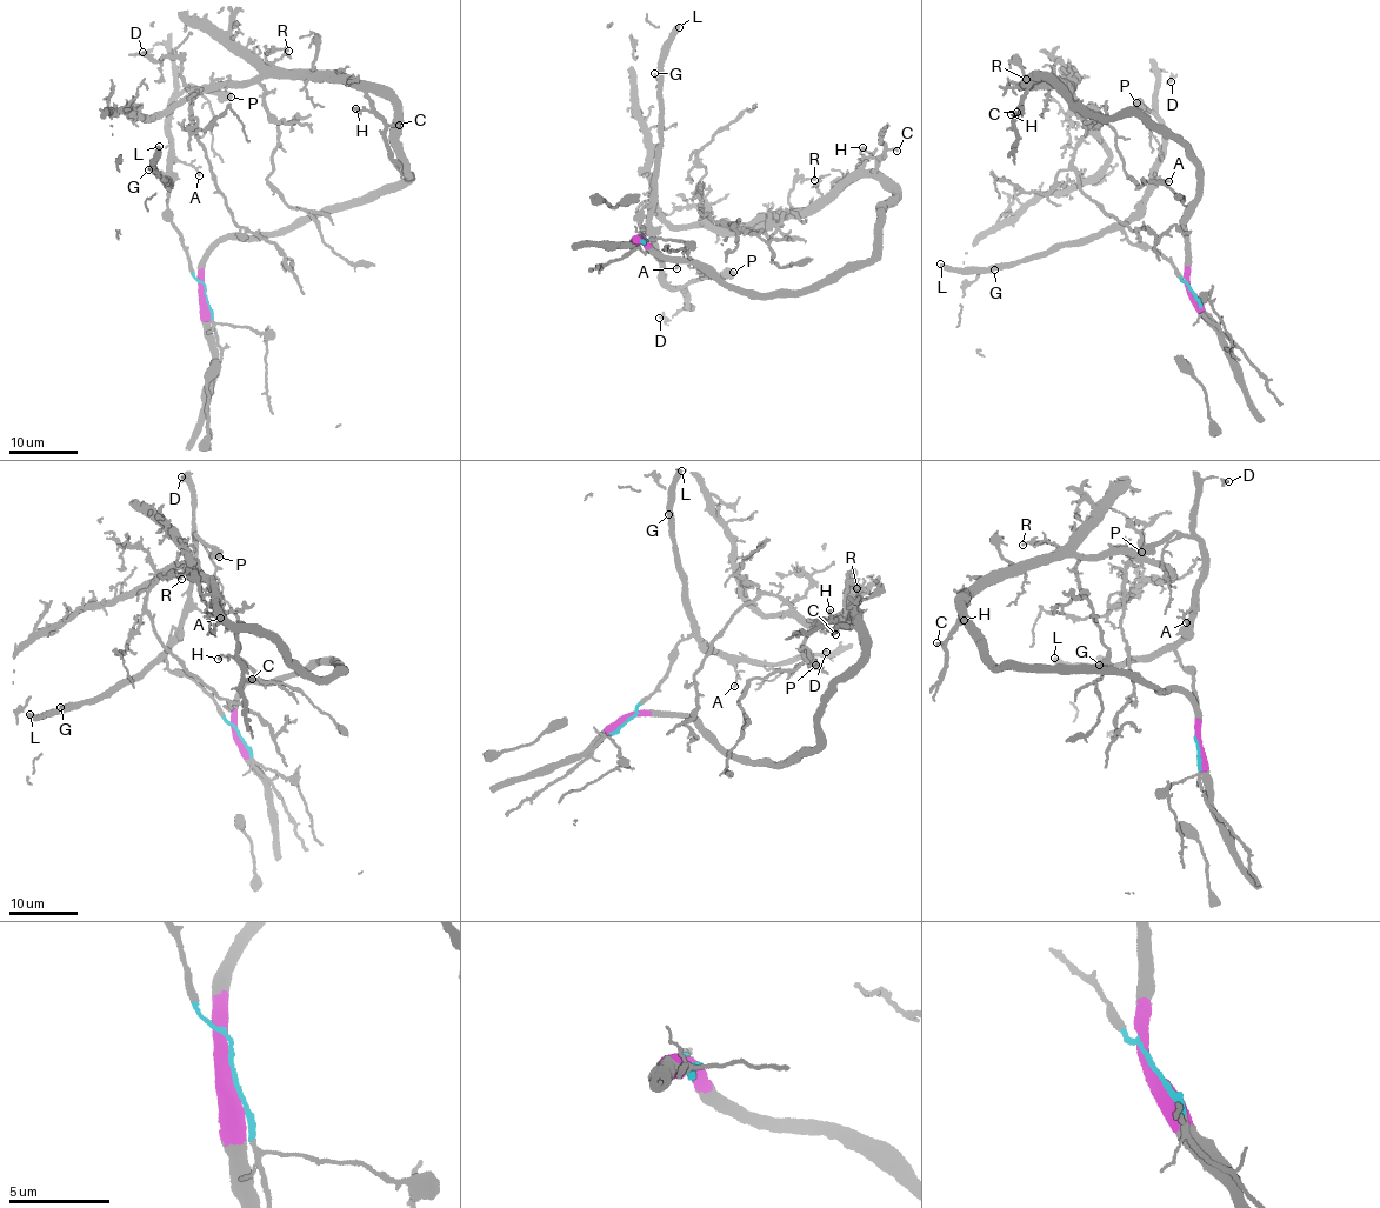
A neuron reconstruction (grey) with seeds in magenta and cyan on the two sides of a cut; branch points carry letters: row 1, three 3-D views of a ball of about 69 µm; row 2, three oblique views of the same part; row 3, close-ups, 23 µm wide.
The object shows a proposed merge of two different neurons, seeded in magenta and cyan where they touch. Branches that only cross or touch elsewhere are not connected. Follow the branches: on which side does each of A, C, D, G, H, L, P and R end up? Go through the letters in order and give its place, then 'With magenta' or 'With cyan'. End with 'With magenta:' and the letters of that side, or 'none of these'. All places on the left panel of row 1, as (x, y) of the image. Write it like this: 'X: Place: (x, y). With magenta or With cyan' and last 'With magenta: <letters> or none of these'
A: Place: (199, 175). With cyan
C: Place: (399, 125). With magenta
D: Place: (142, 52). With cyan
G: Place: (148, 169). With cyan
H: Place: (355, 108). With magenta
L: Place: (159, 146). With cyan
P: Place: (231, 97). With cyan
R: Place: (288, 51). With magenta
With magenta: C, H, R

